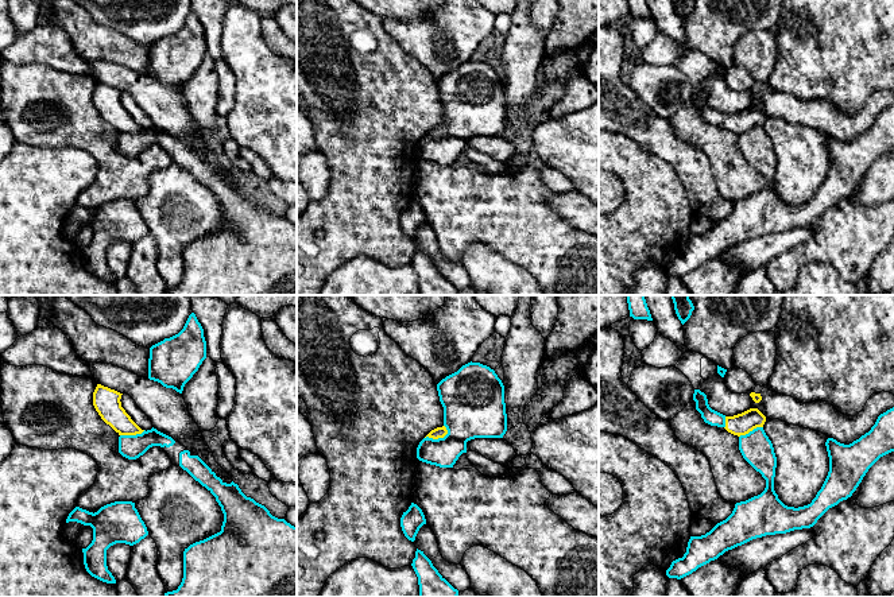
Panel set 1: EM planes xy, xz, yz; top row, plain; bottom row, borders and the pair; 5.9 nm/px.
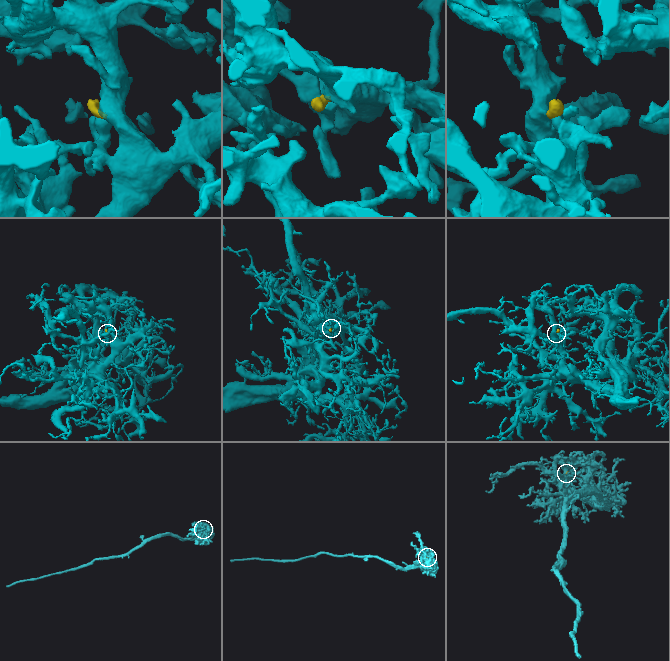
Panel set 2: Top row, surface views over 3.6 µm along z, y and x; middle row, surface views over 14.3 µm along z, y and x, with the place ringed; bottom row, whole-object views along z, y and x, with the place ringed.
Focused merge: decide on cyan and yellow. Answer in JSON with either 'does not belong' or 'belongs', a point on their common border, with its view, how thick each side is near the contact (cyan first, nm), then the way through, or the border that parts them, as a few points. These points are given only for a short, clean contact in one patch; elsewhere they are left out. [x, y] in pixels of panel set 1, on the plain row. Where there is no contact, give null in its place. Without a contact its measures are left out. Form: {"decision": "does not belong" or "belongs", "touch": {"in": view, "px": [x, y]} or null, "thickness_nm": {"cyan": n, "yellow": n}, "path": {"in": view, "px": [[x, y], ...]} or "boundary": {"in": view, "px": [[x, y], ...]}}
{"decision": "belongs", "touch": {"in": "xz", "px": [438, 136]}, "thickness_nm": {"cyan": 320, "yellow": 70}, "path": {"in": "xz", "px": [[471, 109], [438, 136], [437, 131]]}}

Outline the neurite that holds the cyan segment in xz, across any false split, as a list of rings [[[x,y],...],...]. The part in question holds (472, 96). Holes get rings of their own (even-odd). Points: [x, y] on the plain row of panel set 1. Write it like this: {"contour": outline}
{"contour": [[[468,61],[437,82],[444,105],[444,124],[418,143],[417,156],[440,166],[453,166],[467,140],[503,136],[507,129],[504,84],[494,67]]]}

